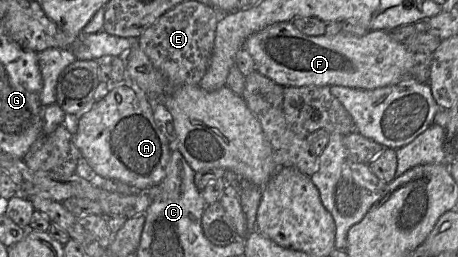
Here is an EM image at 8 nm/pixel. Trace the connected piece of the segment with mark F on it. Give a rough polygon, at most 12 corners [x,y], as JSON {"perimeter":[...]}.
{"perimeter":[[278,22],[244,43],[282,87],[372,90],[411,77],[385,30],[308,36]]}

